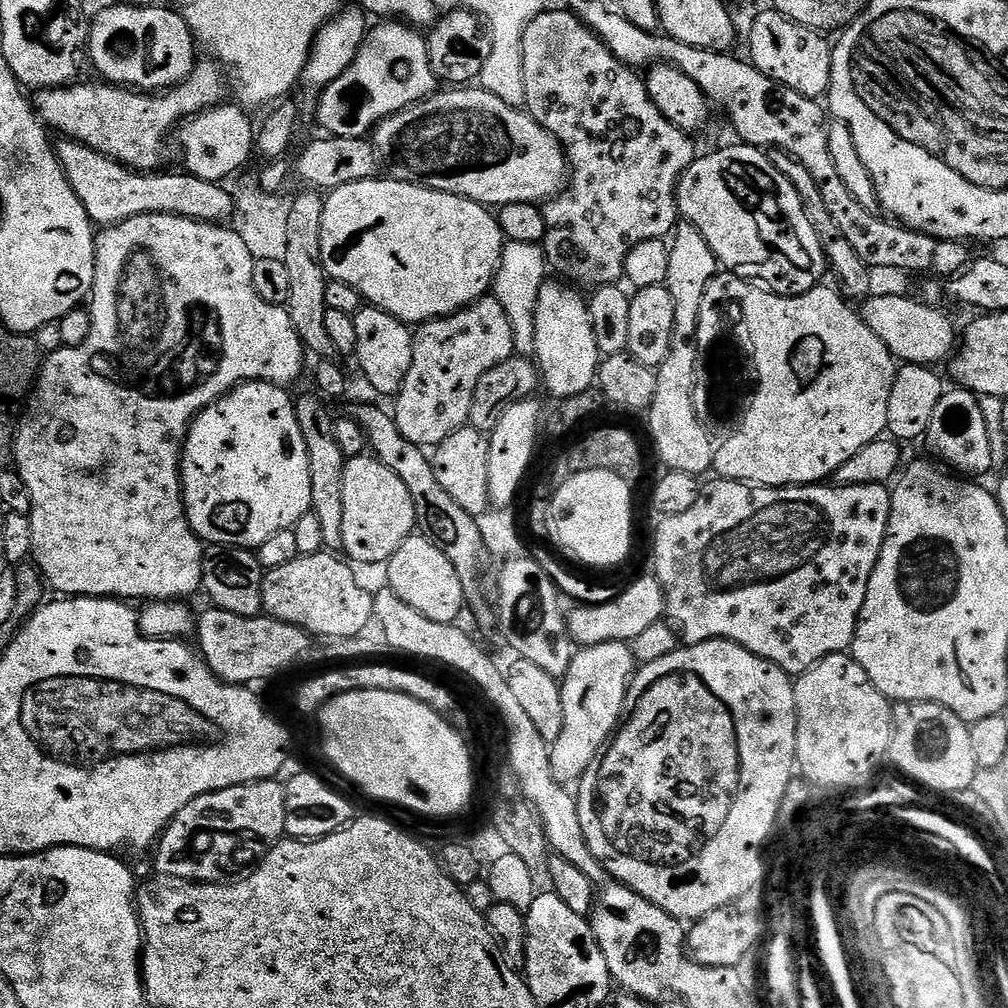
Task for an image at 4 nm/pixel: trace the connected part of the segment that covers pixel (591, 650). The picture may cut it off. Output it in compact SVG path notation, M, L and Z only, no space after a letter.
M615 640L605 644L581 647L570 662L570 670L562 677L562 734L550 746L552 769L558 783L579 782L586 770L596 762L605 744L616 731L623 715L628 684L638 667L627 643Z

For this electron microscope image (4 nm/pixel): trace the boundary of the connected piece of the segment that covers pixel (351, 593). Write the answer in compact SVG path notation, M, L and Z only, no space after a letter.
M325 550L318 554L309 556L298 555L294 562L286 562L286 566L269 568L264 574L264 585L262 586L262 598L264 599L263 611L271 616L273 620L281 620L287 624L293 624L296 628L311 634L316 638L344 638L365 635L369 630L368 623L373 623L374 602L373 593L367 592L360 585L356 577L357 569L347 559L341 558L331 551Z

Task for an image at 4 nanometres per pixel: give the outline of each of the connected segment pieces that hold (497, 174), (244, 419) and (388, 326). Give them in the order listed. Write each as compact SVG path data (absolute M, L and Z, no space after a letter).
M452 86L444 90L448 92L437 90L376 125L370 143L376 151L377 161L388 167L387 175L393 180L449 192L485 206L510 202L540 204L557 195L570 175L564 147L545 128L538 126L523 107L515 108L502 97L476 87Z
M249 380L219 396L192 421L180 456L180 491L184 494L188 524L201 541L255 550L266 538L278 534L278 530L292 529L302 514L312 511L310 458L298 426L295 399L288 392L291 391L279 384Z
M364 306L354 317L354 330L358 330L354 360L360 363L369 386L384 396L395 397L406 382L406 374L410 374L414 358L413 329L381 308Z

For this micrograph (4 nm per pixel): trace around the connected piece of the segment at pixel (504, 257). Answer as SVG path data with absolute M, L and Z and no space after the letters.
M508 242L500 252L500 265L492 279L490 292L498 302L502 302L502 310L506 310L506 318L510 318L510 330L514 330L515 355L525 358L536 355L535 307L538 306L538 294L549 272L548 258L541 245Z

